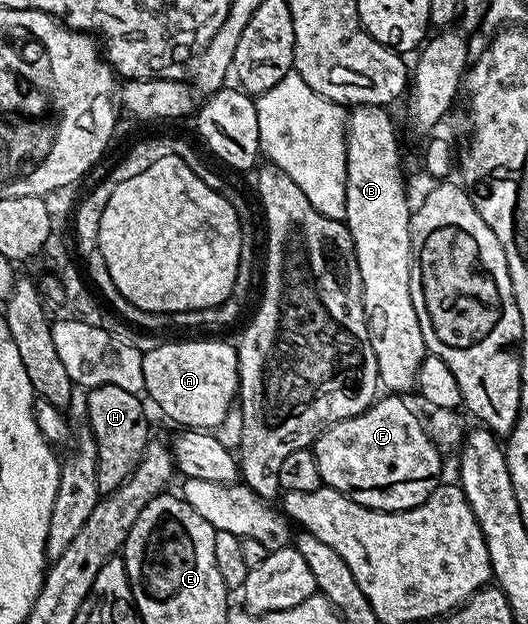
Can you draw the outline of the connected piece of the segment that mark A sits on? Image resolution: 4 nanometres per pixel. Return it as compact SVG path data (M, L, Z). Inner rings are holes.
M169 341L143 353L143 383L145 393L161 408L165 417L170 417L177 427L187 429L220 430L229 408L234 408L239 397L237 380L237 350L225 341Z

